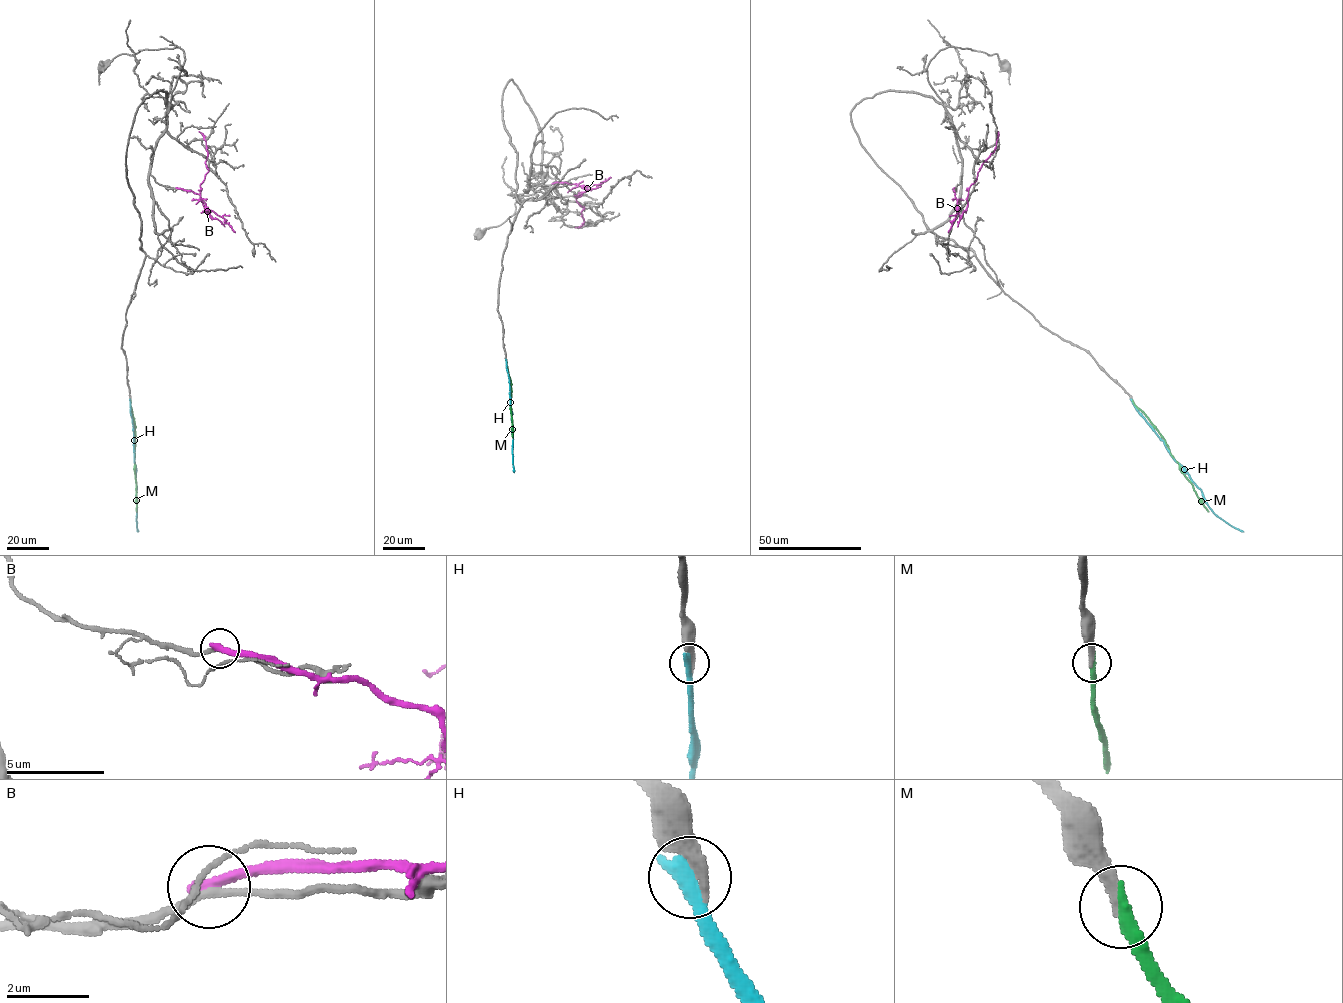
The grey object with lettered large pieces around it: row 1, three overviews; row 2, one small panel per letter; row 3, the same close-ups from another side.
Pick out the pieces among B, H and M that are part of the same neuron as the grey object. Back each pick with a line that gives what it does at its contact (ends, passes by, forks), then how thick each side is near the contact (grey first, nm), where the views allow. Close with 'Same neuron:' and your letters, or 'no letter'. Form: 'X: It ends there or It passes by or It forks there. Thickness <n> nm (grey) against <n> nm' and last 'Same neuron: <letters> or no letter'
M: It ends there. Thickness 260 nm (grey) against 320 nm
Same neuron: M

